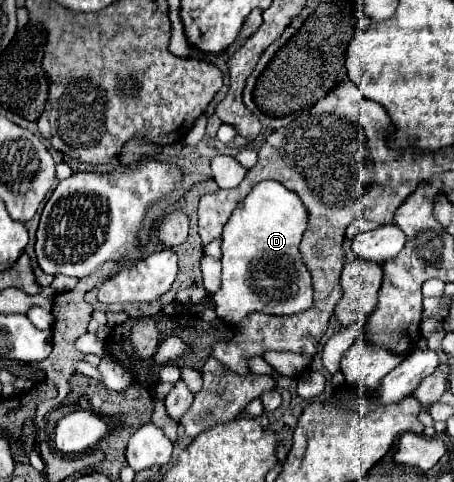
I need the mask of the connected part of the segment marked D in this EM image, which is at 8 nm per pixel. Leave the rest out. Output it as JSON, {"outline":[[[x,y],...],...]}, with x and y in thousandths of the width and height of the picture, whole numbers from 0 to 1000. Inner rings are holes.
{"outline":[[[610,373],[570,378],[513,436],[491,473],[487,598],[469,610],[478,656],[504,672],[553,647],[654,651],[685,635],[689,598],[681,564],[659,564],[659,502],[681,465],[663,415]]]}

